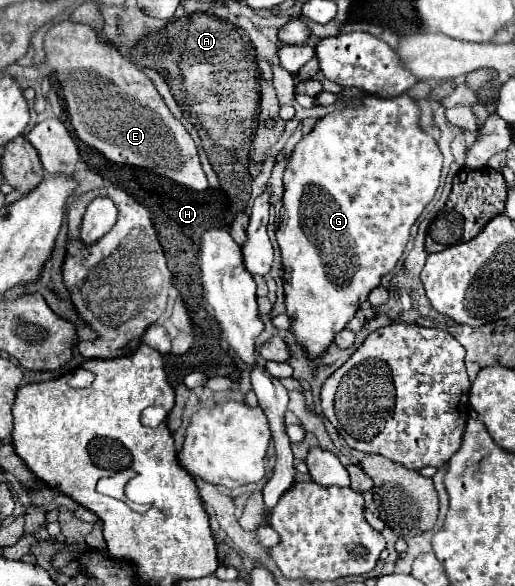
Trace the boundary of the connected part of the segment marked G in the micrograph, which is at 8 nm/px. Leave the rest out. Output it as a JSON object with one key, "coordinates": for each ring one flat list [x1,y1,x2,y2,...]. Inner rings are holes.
{"coordinates":[[406,94,394,96,394,98,378,98,378,96,366,96,362,100,362,106,354,110,334,110,326,114,314,130,304,136,286,166,284,172,284,198,282,198,282,210,280,210,280,222,276,228,276,240,282,252,282,266,284,266,284,294,286,294,286,312,292,318,292,332,298,338,298,342,304,346,304,350,310,354,310,358,318,358,328,344,332,344,334,336,344,330,348,320,356,314,360,304,368,300,368,294,380,286,380,280,384,274,388,274,396,262,400,260,408,238,410,238,410,228,416,222,416,218,422,214,426,204,434,198,438,184,440,184,440,172,442,172,442,152,432,136,420,130,418,126,418,106,414,100]]}

